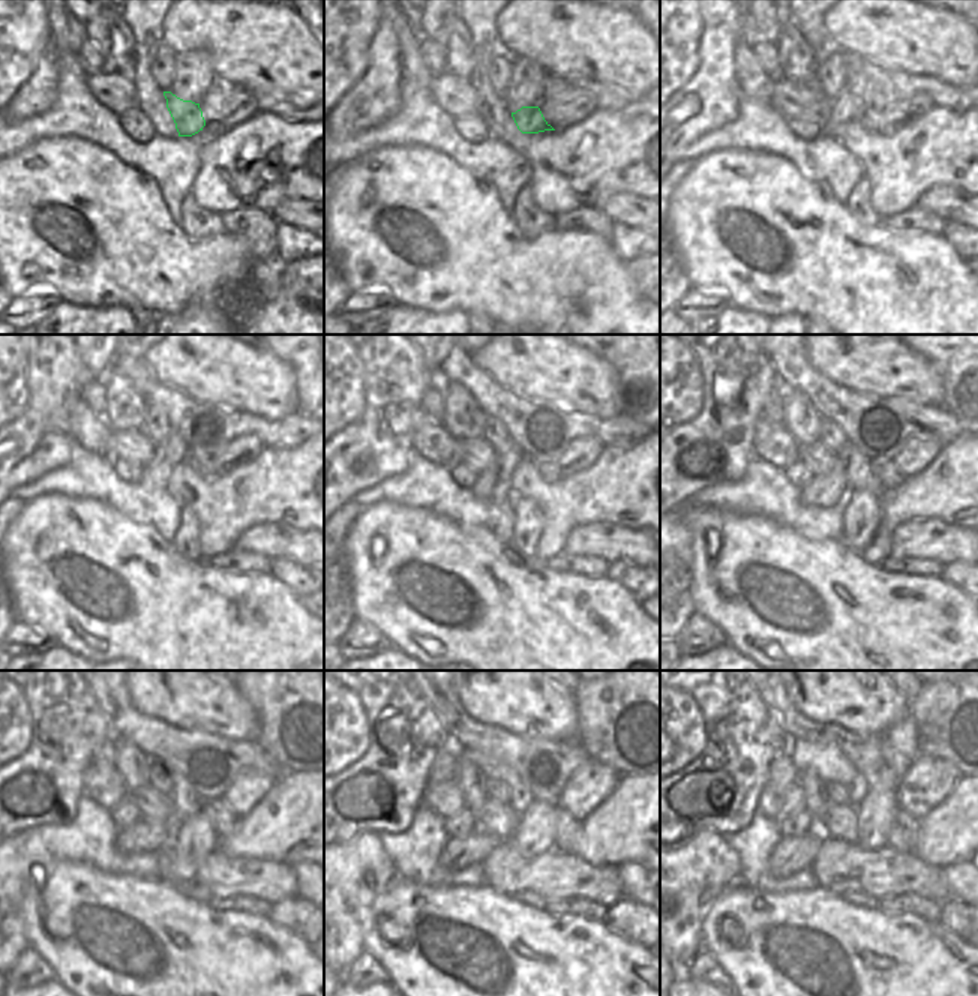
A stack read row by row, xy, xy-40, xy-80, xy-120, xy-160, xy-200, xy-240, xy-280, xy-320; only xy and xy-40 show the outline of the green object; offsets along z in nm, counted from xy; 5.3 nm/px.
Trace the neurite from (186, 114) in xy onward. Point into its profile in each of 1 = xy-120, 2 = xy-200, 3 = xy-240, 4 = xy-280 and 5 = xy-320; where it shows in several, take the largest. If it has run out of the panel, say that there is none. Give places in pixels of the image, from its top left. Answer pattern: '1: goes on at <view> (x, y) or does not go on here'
1: goes on at xy-120 (204, 464)
2: goes on at xy-200 (885, 471)
3: goes on at xy-240 (222, 818)
4: goes on at xy-280 (566, 830)
5: goes on at xy-320 (905, 830)

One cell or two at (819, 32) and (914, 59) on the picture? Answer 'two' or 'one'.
two

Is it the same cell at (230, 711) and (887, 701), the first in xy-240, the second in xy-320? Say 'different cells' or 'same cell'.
same cell

